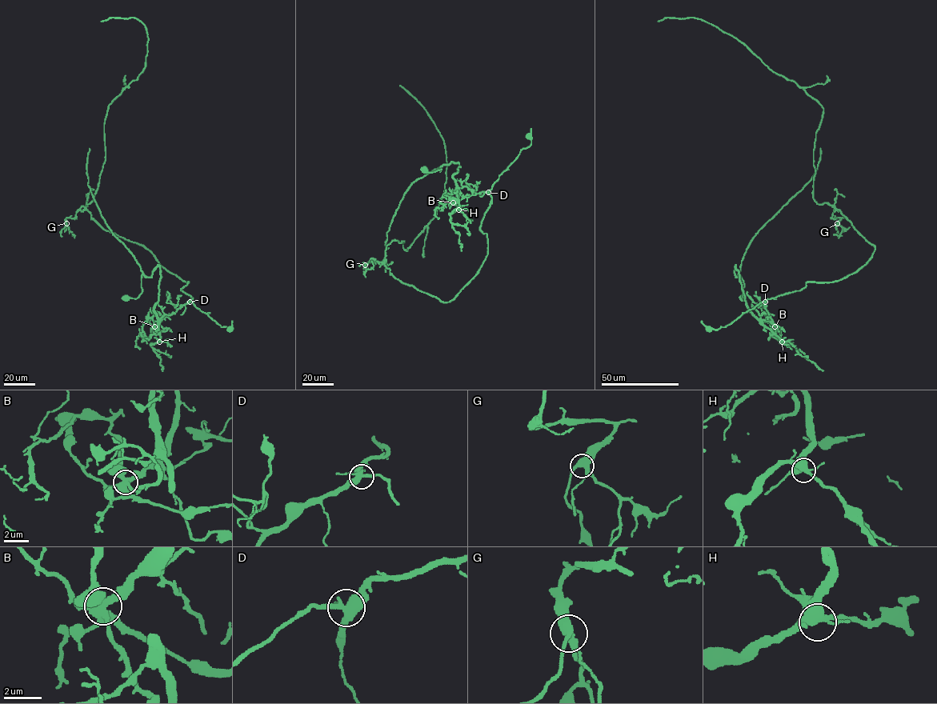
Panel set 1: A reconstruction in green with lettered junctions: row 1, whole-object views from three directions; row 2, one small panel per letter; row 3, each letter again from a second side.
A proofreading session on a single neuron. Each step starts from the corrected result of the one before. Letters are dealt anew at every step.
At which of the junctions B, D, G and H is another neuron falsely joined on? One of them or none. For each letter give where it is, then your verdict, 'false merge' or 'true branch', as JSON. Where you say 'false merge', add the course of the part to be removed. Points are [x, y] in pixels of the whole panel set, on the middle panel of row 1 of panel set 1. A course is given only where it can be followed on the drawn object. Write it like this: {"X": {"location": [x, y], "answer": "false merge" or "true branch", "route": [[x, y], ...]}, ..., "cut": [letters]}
{"B": {"location": [453, 202], "answer": "false merge", "route": [[453, 202], [459, 194], [453, 176], [459, 163], [451, 162], [418, 178], [406, 190], [386, 233], [388, 248]]}, "D": {"location": [488, 192], "answer": "true branch"}, "G": {"location": [365, 265], "answer": "true branch"}, "H": {"location": [458, 210], "answer": "true branch"}, "cut": ["B"]}

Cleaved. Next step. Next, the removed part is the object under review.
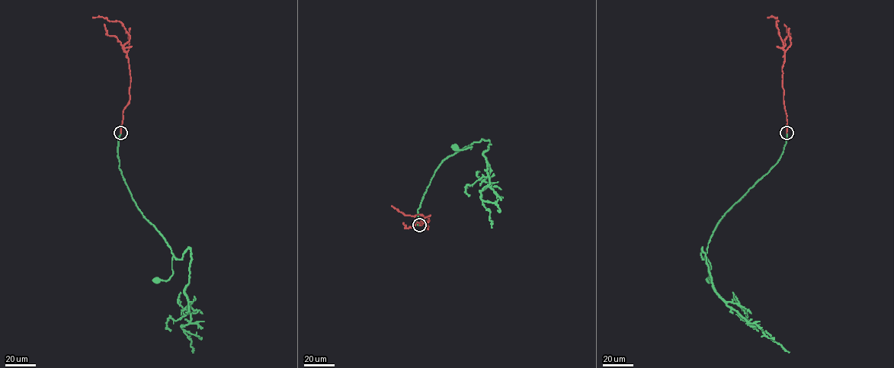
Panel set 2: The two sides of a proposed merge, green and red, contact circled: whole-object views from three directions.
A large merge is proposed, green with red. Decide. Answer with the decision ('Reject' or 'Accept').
Accept

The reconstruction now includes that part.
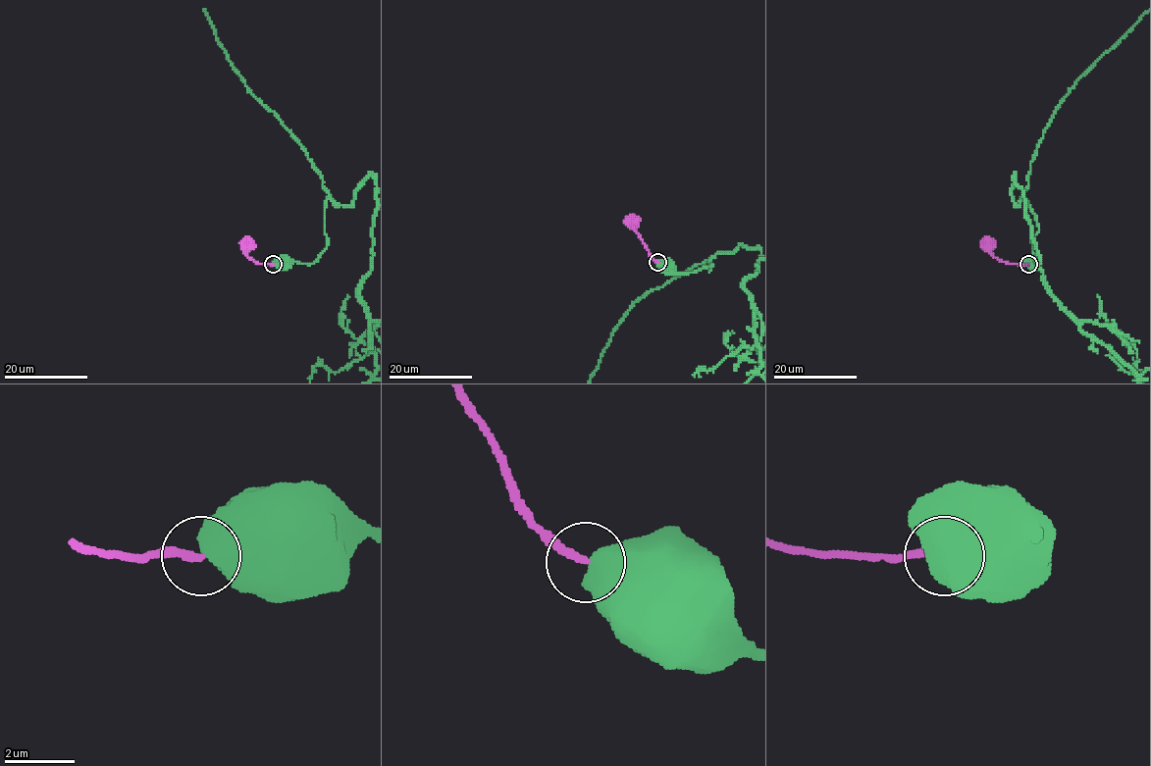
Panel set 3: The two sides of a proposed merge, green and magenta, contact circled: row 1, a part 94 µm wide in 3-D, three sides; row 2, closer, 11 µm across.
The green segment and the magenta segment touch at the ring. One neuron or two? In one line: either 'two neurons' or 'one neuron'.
two neurons

